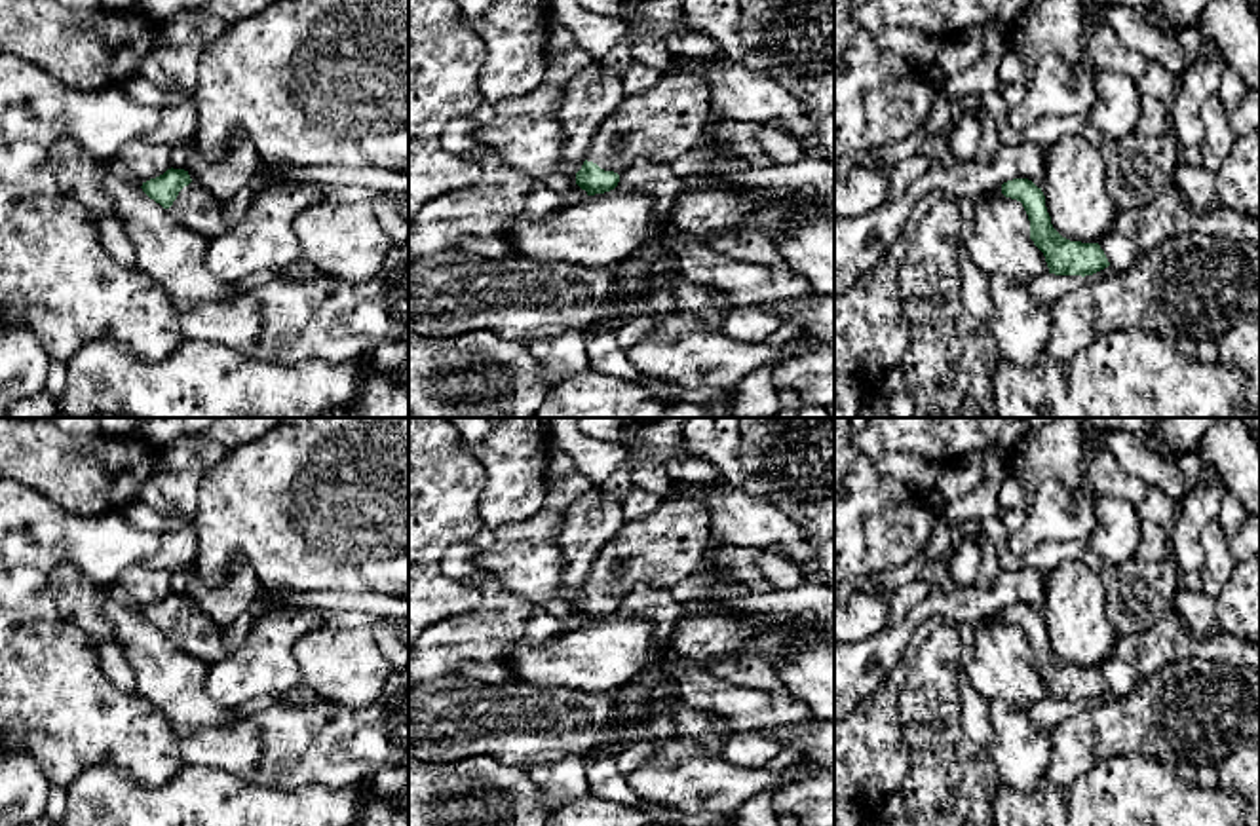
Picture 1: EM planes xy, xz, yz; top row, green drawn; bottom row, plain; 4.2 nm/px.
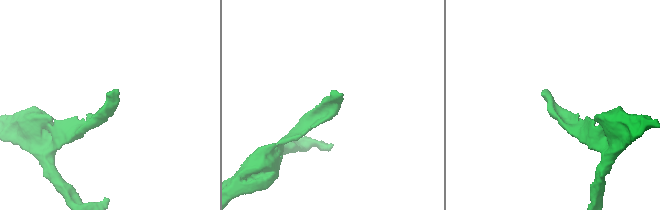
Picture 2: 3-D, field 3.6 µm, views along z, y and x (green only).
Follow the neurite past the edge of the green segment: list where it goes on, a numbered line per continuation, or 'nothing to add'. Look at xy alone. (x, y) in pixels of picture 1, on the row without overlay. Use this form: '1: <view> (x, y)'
1: xy (194, 633)

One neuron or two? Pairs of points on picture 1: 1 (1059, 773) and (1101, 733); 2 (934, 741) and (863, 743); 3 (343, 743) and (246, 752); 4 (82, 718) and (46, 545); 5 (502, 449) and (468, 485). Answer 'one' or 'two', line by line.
1: one
2: two
3: one
4: one
5: two

